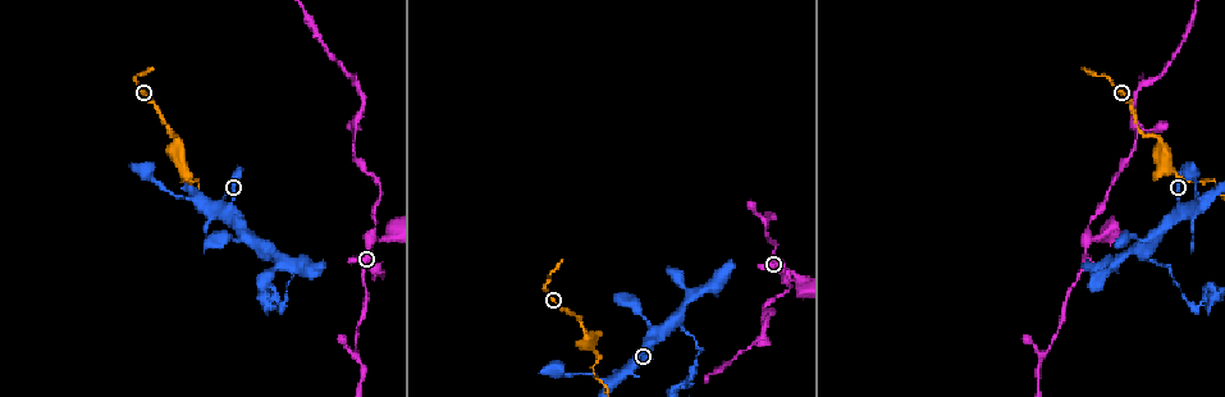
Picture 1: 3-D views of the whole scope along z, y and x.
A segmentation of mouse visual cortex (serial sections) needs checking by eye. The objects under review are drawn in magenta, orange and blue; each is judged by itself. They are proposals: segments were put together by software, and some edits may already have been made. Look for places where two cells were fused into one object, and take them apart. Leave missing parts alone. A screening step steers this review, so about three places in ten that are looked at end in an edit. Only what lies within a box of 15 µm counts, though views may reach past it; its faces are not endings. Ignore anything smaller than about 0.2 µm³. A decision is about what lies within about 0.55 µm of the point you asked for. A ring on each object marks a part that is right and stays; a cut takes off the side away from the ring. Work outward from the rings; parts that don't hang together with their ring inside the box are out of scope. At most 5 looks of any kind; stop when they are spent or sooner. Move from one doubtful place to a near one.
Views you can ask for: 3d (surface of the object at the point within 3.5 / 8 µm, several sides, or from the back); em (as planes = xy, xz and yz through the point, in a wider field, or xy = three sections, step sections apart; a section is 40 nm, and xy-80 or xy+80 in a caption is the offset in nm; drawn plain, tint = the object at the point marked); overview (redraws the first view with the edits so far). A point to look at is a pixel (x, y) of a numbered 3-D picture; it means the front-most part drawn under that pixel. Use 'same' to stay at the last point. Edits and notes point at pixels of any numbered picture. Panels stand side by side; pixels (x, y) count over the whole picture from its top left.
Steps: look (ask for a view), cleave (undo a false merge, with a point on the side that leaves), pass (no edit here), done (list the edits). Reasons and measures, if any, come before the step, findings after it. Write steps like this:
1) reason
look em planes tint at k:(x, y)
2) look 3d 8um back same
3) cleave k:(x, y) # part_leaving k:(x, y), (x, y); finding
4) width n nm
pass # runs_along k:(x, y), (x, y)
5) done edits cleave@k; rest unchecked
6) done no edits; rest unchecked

look 3d 3.5um at 1:(689, 334)

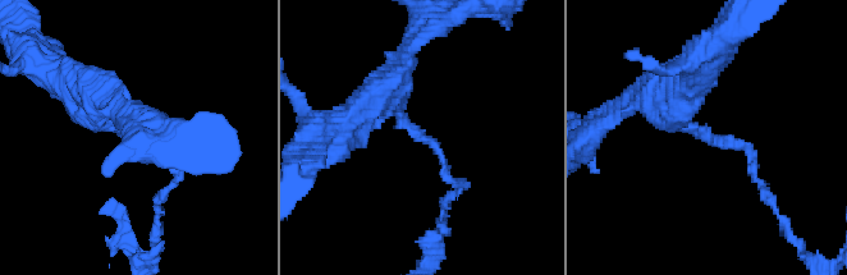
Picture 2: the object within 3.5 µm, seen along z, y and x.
look em xy step 2 tint at 2:(711, 134)

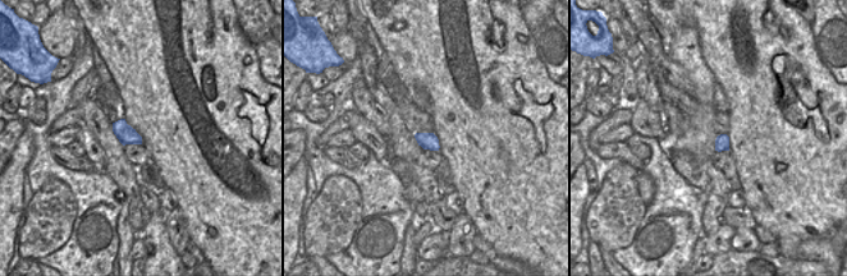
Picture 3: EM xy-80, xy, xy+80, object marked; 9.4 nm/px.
arm_widths 150, 400 nm
cleave 2:(458, 182) # a second cell is stuck on

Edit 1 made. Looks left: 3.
three-way junction
look 3d 3.5um at 1:(1088, 224)

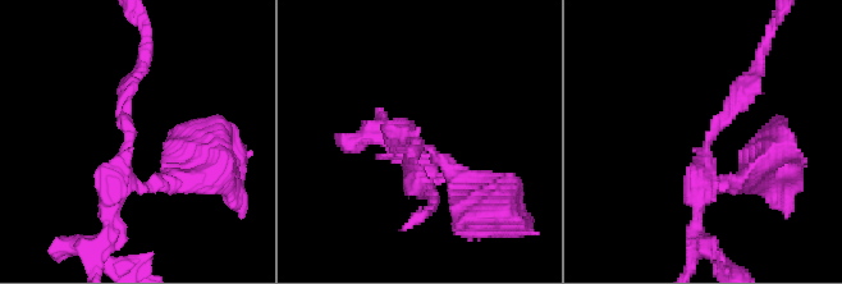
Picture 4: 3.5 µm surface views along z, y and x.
arms 3; arm_widths 150, 200, 300 nm
look em planes tint at 4:(414, 146)

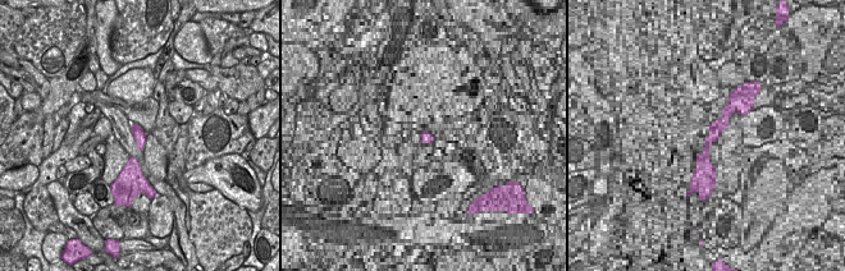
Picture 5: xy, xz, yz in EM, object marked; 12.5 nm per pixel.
pass # runs_along 4:(698, 216), (704, 149), (754, 70); continuous, no second cell

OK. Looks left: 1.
done edits cleave@2; rest unchecked

